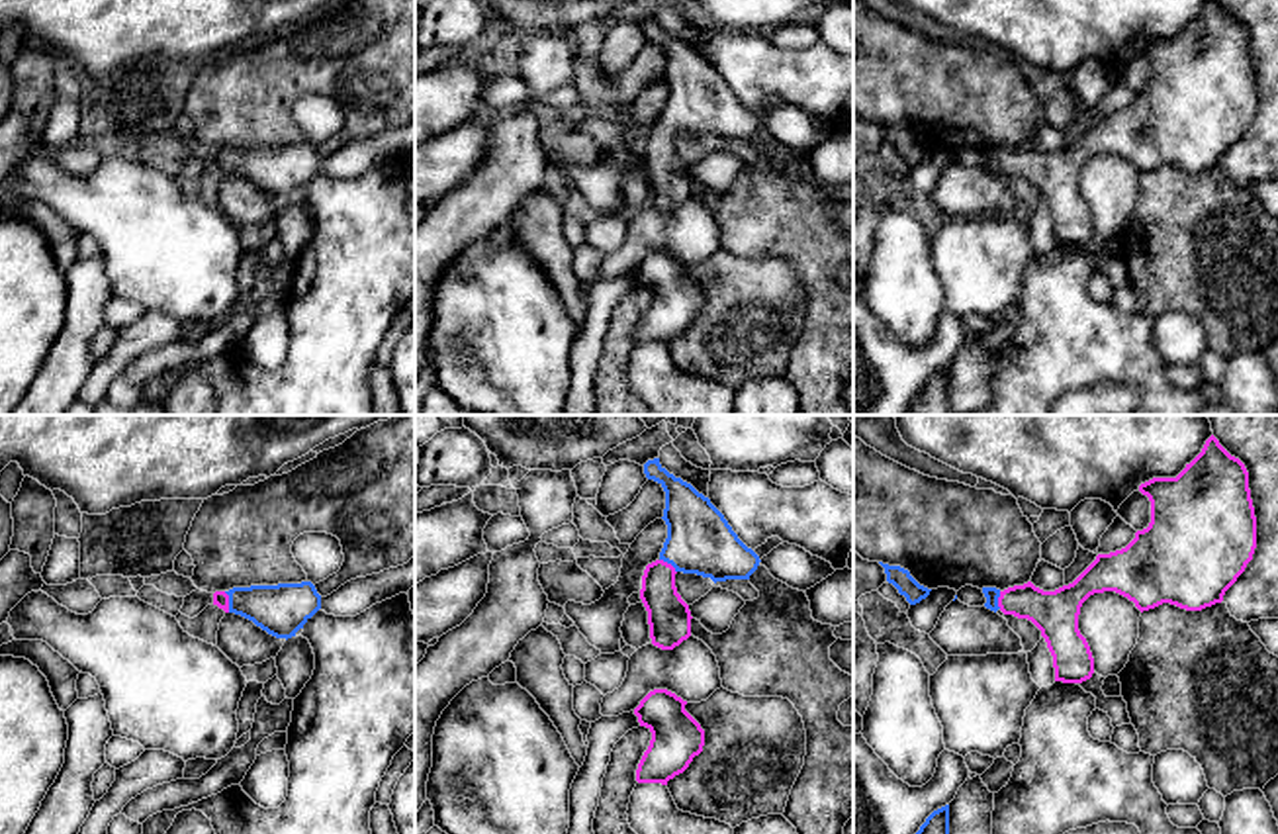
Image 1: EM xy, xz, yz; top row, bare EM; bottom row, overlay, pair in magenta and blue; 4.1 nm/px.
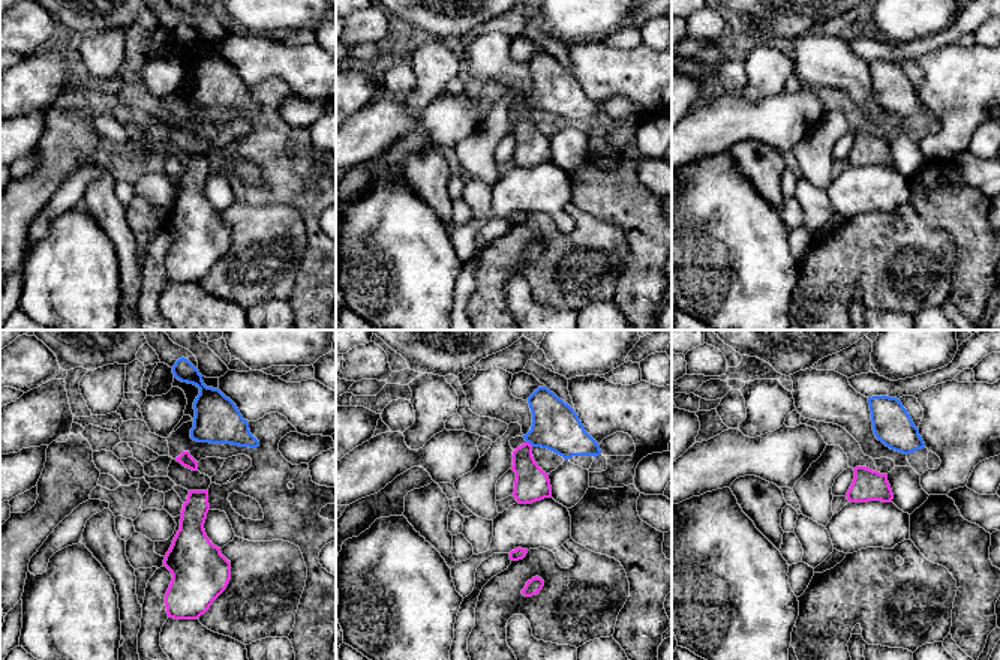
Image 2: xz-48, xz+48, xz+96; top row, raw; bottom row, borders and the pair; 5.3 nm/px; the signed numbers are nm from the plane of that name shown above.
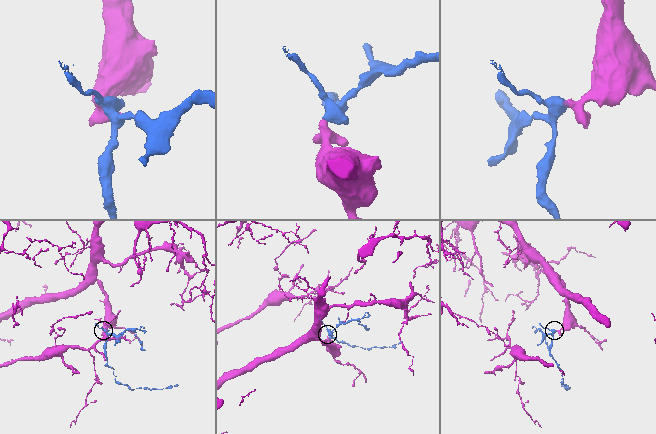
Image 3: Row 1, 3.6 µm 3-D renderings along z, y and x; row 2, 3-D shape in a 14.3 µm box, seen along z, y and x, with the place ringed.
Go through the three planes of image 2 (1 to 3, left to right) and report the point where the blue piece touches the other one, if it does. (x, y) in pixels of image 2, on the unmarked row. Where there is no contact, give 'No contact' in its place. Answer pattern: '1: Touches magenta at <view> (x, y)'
1: No contact
2: Touches magenta at xz+48 (528, 107)
3: No contact

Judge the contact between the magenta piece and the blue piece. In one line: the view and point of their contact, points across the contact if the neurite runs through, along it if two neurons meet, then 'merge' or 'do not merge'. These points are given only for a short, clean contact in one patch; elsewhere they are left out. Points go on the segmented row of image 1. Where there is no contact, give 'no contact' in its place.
contact xy (228, 602); way xy (220, 598), (228, 602), (251, 602), (282, 609); merge

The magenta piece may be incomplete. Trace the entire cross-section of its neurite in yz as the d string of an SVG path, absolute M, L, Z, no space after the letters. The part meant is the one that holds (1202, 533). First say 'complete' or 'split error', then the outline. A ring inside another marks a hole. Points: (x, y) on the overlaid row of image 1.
split error; M1211 435L1202 452L1176 478L1153 478L1139 486L1151 501L1151 523L1137 531L1121 550L1098 554L1069 585L1043 591L1031 581L1004 591L982 587L984 607L1031 621L1053 656L1055 681L1082 683L1094 673L1094 658L1078 630L1082 603L1104 591L1116 591L1143 613L1163 603L1202 611L1223 601L1225 591L1245 572L1256 548L1256 517L1245 464L1231 456Z

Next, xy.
split error; M311 581L251 585L215 591L213 605L288 640L321 609L321 595Z

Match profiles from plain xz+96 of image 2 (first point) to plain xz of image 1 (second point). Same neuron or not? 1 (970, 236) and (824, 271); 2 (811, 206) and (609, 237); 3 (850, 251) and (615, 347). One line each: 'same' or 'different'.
1: same
2: same
3: same

